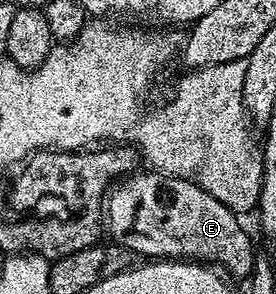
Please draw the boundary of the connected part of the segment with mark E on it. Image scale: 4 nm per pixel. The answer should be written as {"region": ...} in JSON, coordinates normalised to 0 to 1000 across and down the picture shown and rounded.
{"region":[[[554,578],[489,582],[431,609],[395,643],[377,684],[377,776],[409,827],[478,850],[514,878],[598,878],[728,891],[750,905],[808,898],[848,939],[902,942],[920,918],[928,861],[899,793],[877,779],[866,724],[848,721],[812,687],[783,687],[721,626],[649,599],[601,599]]]}

